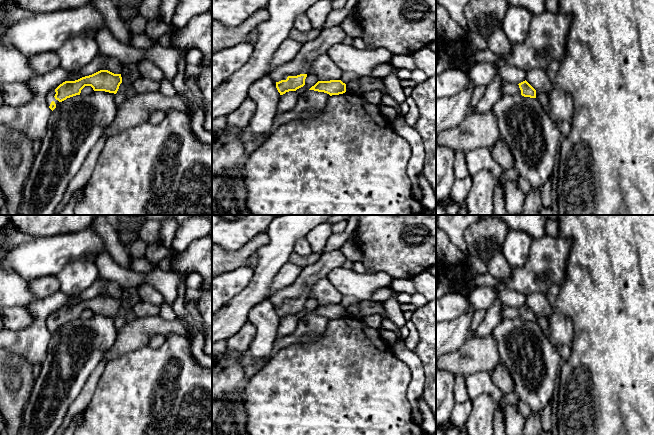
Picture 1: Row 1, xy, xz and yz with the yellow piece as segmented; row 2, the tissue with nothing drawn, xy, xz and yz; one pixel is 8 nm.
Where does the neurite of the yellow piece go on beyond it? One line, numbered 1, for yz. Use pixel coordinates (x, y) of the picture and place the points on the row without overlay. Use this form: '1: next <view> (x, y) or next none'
1: next yz (508, 312)

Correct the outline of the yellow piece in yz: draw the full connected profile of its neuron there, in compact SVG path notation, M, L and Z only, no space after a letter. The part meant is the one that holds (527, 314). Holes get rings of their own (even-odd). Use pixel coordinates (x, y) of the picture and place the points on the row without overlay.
M504 304L502 309L502 318L521 318L524 321L536 322L536 314L526 304L519 308L513 308Z

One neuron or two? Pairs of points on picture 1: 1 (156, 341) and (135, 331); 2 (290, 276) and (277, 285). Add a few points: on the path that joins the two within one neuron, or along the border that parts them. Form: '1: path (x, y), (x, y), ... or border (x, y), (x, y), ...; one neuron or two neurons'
1: border (166, 336), (154, 334), (147, 344); two neurons
2: path (287, 276), (280, 282); one neuron

